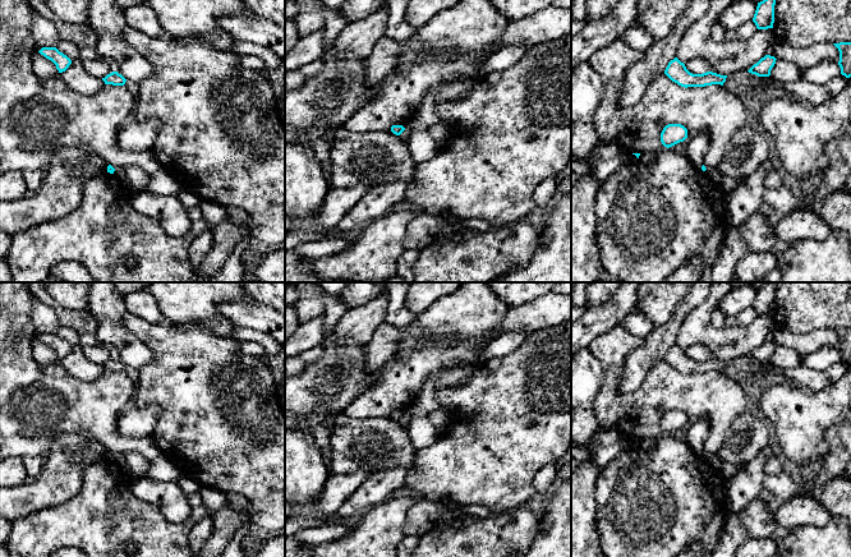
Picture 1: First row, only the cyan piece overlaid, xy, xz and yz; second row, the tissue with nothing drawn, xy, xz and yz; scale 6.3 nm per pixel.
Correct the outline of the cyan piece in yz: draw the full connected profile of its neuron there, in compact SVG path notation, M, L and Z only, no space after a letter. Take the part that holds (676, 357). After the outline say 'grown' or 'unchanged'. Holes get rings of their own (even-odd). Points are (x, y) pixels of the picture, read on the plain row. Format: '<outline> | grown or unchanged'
M677 344L671 346L664 356L664 360L675 369L681 373L705 373L712 370L721 370L726 368L727 362L721 362L713 358L707 358L703 360L690 359L685 350Z | unchanged

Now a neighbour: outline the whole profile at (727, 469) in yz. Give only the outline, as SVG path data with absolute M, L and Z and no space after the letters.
M707 455L707 461L726 478L733 477L741 465L721 461L716 455Z

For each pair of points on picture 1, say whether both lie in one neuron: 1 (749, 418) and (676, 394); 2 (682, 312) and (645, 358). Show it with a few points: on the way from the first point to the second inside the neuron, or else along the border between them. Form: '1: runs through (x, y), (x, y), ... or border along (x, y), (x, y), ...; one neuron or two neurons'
1: border along (749, 408), (732, 420), (723, 440); two neurons
2: runs through (675, 323), (656, 346); one neuron

